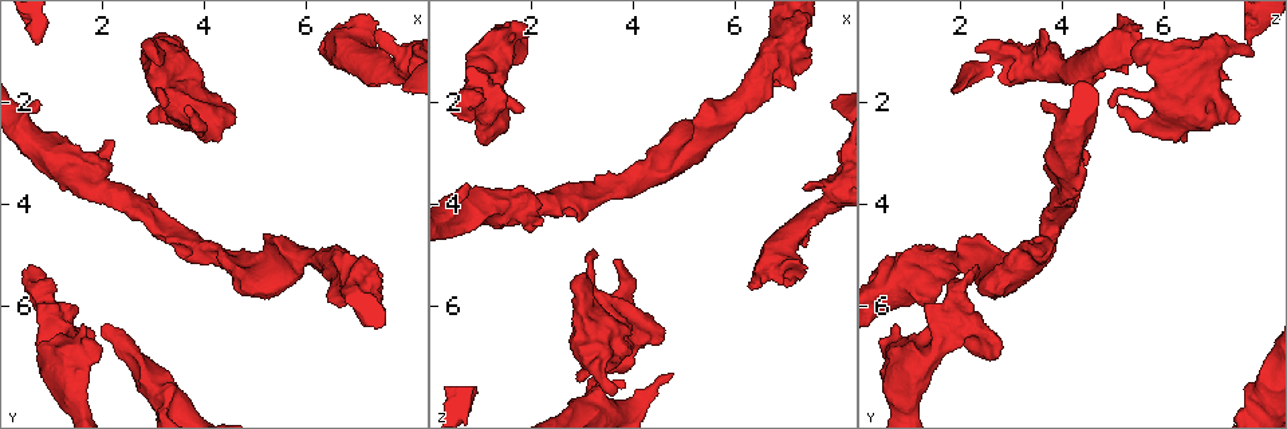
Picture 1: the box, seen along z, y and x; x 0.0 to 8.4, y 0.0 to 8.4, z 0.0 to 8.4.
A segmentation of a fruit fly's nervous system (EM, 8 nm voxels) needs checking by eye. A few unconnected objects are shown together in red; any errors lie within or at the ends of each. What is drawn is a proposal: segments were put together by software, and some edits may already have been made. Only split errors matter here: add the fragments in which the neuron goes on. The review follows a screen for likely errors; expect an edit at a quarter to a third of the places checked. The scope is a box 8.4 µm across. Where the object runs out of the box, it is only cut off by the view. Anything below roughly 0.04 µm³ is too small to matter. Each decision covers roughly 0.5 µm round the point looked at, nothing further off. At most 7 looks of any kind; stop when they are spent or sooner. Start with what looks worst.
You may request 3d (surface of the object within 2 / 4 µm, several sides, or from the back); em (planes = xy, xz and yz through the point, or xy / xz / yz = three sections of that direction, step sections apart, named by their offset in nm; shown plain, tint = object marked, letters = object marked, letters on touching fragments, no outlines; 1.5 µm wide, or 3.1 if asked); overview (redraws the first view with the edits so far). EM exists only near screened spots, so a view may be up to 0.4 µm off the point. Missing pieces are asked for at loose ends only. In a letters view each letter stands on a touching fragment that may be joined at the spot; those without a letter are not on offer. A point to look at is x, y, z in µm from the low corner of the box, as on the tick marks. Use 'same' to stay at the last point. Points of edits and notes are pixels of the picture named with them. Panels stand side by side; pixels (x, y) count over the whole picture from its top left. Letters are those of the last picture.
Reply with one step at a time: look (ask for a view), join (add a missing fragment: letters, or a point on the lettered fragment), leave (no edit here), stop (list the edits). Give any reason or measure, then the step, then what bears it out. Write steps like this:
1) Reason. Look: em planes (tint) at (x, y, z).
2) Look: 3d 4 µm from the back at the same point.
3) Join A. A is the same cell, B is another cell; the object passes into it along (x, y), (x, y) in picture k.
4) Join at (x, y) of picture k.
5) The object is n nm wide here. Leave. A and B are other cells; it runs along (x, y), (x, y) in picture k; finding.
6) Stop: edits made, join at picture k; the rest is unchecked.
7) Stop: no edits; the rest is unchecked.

Thick end. Look: em planes (letters) at (0.75, 0.80, 7.75).

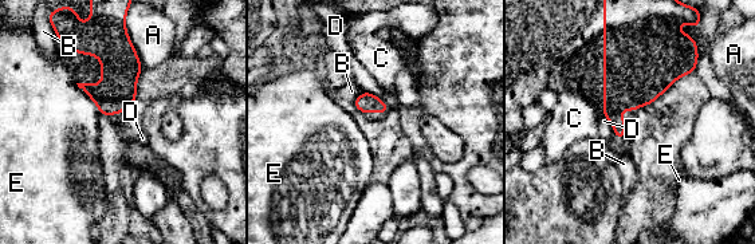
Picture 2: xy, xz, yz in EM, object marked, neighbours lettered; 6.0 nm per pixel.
Leave. A, B, C, D and E are other cells; a border runs along (364, 90), (377, 95), (389, 109) in picture 2; none of them fits.

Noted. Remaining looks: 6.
Branch stops here. Look: em planes (plain) at (7.40, 0.55, 3.65).

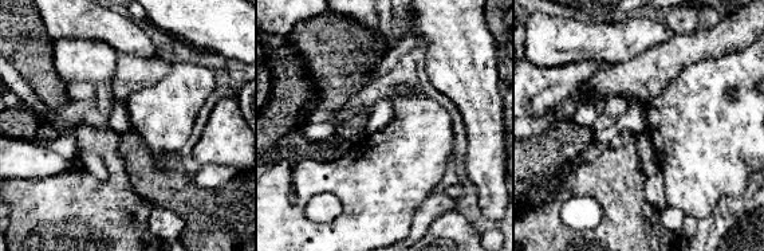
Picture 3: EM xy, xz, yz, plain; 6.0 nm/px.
Look: em planes (letters) at the same point.

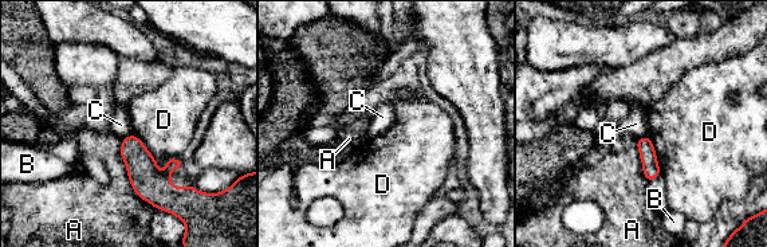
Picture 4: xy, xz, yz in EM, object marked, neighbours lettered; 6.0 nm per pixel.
Leave. A, B, C and D are other cells; none of them fits.

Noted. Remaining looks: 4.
Branch stops here. Look: em planes (letters) at (3.65, 1.05, 7.75).

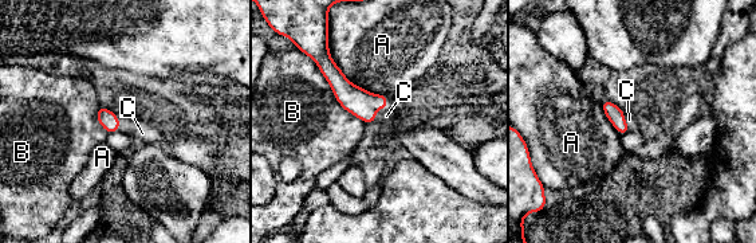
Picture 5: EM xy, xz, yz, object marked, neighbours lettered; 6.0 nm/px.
The longest contact is with B, 500 nm. Join C. C is the same cell, A and B are other cells; the neuron continues.

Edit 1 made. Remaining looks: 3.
Stop: edits made, join at picture 5; the rest is unchecked.

